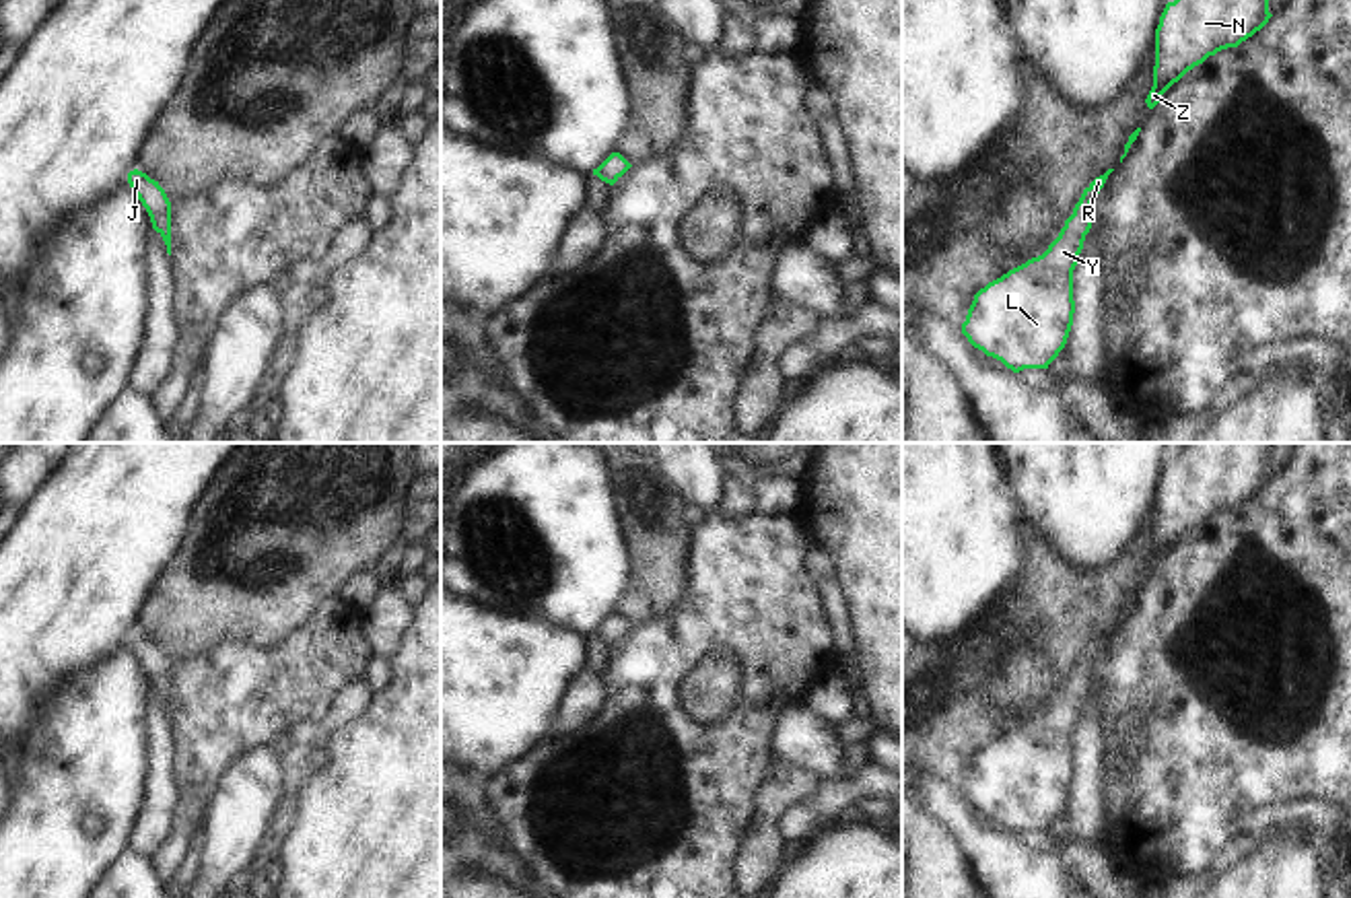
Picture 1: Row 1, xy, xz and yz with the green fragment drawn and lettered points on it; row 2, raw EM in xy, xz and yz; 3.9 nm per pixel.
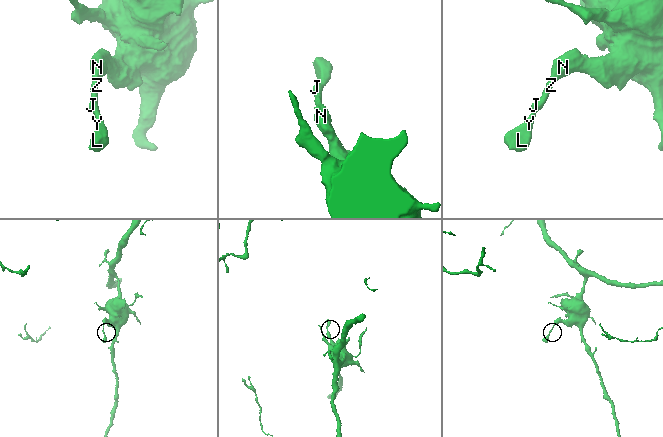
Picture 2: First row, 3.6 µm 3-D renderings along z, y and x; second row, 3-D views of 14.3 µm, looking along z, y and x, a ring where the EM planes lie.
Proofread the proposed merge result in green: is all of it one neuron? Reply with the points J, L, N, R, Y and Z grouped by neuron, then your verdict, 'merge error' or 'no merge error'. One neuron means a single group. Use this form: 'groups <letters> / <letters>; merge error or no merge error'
groups J L N R Y Z; no merge error

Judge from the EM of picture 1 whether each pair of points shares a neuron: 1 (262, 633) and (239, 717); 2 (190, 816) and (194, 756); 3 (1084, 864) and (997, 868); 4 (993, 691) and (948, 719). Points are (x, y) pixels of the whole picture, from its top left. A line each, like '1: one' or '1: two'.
1: two
2: two
3: two
4: two

